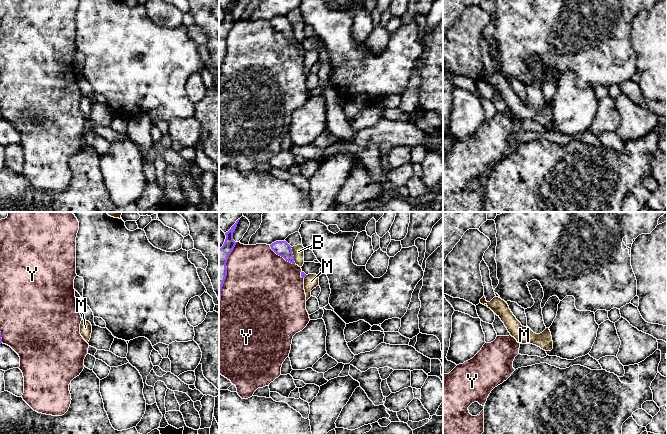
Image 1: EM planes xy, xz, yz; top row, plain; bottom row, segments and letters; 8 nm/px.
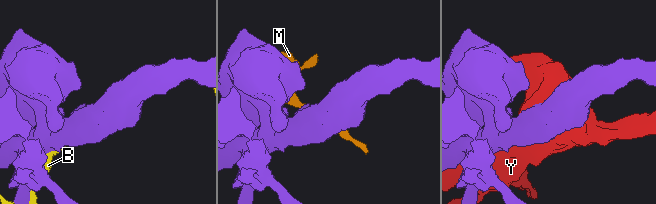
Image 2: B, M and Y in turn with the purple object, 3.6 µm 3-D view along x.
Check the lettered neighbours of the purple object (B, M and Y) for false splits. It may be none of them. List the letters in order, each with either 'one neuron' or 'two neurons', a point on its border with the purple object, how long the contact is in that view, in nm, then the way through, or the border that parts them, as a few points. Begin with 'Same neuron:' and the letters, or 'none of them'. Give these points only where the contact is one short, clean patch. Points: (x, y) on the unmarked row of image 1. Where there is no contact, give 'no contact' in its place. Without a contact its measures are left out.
Same neuron: none of them
B: two neurons; meets purple in xz at (292, 31); contact 140 nm long
M: two neurons; meets purple in xz at (305, 52); contact 40 nm long
Y: two neurons; meets purple in xz at (281, 32); contact 260 nm long

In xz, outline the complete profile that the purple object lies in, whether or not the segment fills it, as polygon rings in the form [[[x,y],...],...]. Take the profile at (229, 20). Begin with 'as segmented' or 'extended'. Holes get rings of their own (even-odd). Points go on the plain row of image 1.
as segmented | [[[234,0],[231,5],[225,9],[226,15],[223,22],[219,25],[219,78],[221,77],[221,65],[227,52],[226,39],[229,31],[233,27],[237,18],[233,16],[233,8],[237,0]]]

